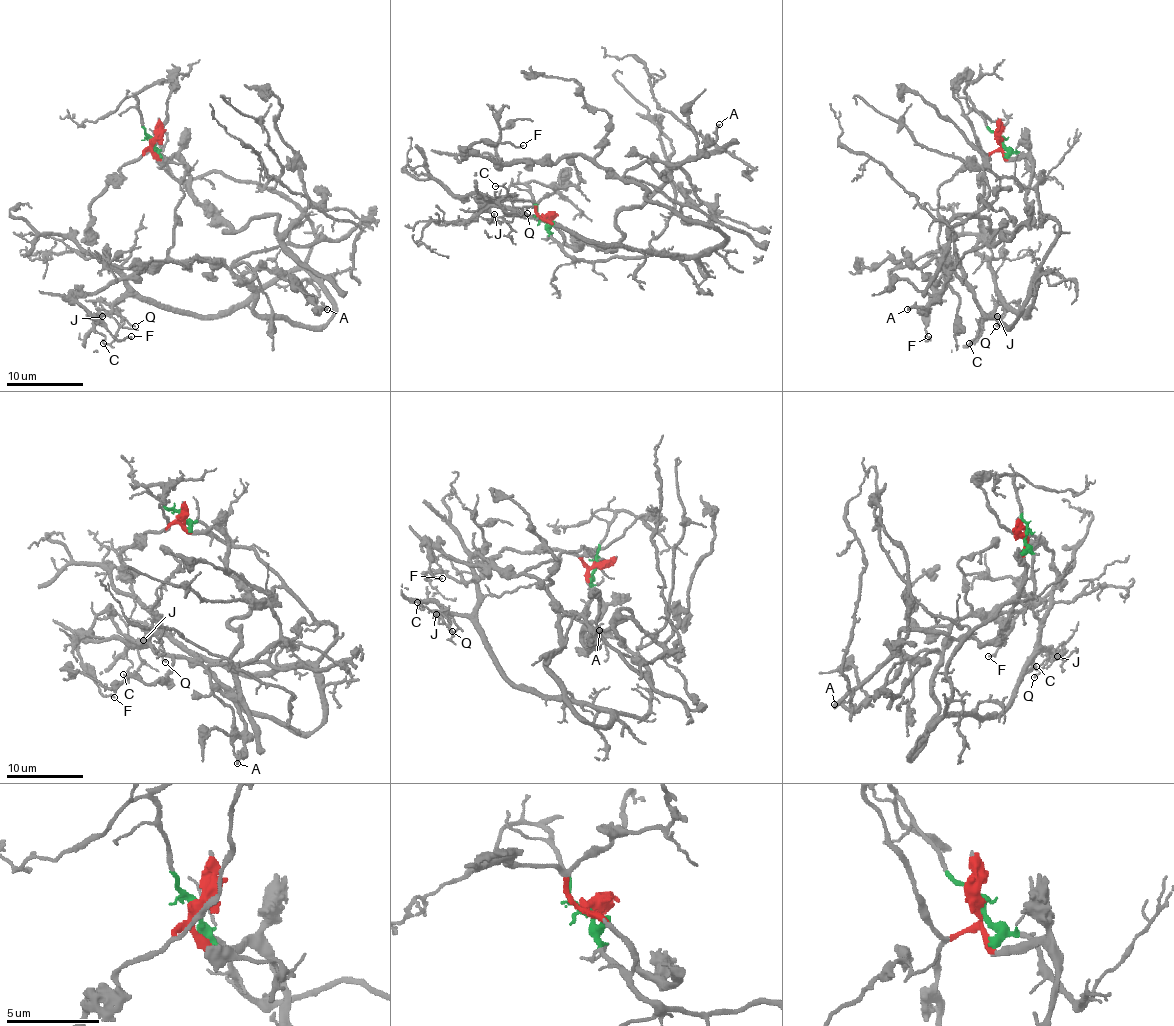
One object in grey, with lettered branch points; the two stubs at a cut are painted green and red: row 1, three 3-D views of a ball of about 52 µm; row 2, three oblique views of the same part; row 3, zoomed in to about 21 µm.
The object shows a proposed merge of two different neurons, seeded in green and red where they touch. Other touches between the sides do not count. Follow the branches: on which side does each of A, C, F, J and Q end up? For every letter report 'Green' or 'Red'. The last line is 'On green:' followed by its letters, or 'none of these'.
A: Green
C: Green
F: Green
J: Green
Q: Green
On green: A, C, F, J, Q

